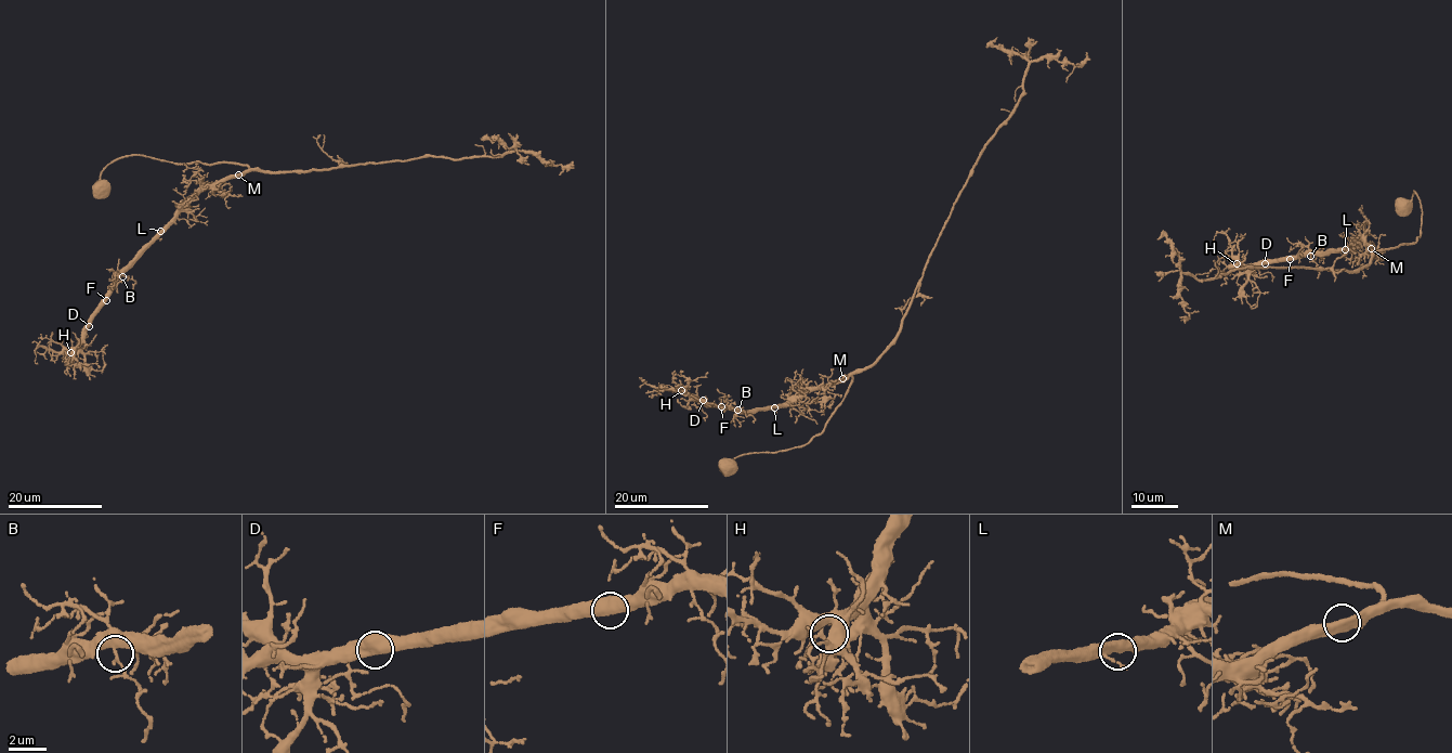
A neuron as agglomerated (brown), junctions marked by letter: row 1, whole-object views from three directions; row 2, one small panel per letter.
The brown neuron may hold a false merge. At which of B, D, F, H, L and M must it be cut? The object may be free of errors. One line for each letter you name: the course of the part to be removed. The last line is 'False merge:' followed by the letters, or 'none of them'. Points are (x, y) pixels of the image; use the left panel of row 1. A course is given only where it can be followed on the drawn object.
False merge: none of them

